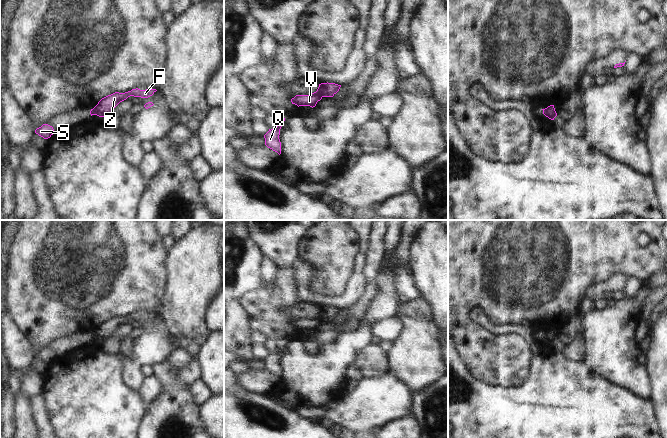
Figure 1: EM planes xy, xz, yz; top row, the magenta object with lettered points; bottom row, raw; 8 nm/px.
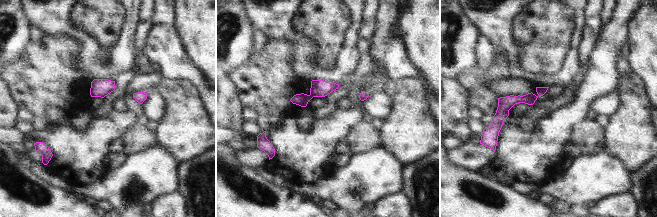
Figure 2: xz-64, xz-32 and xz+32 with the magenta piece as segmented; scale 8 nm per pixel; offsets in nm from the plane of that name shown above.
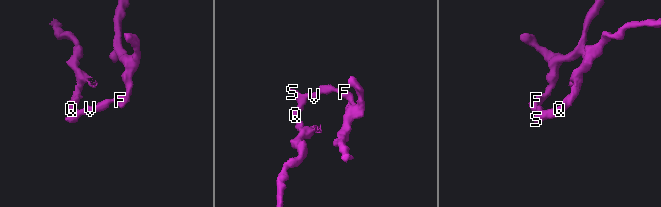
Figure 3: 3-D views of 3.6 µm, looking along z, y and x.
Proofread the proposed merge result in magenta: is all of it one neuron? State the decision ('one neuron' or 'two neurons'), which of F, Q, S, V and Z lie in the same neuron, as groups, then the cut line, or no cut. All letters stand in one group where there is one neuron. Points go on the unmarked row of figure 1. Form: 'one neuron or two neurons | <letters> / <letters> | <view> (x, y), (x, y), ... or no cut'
two neurons | F Z / Q S V | xz (316, 315), (321, 321)

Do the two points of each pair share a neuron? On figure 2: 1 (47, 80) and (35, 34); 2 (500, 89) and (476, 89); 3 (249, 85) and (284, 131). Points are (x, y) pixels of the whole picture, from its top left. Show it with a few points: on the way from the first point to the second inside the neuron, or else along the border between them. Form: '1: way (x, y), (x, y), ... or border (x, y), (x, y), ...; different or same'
1: border (29, 40), (38, 43); different
2: border (510, 78), (495, 80), (489, 87); different
3: border (292, 116), (273, 126); different

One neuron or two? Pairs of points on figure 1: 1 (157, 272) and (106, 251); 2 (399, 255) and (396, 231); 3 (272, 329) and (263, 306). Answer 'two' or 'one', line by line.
1: one
2: two
3: one

